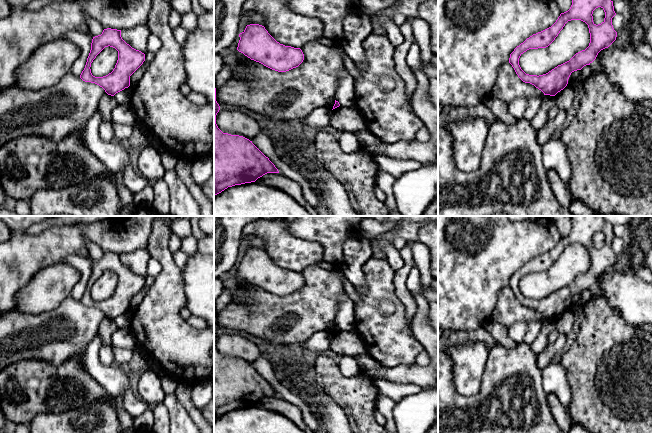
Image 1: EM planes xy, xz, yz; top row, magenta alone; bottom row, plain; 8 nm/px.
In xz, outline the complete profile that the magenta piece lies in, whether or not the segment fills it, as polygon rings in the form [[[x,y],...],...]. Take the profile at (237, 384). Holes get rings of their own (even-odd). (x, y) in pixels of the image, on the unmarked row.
[[[214,307],[214,420],[228,411],[255,406],[267,397],[279,397],[252,365],[223,357],[218,352],[216,339],[219,334]]]

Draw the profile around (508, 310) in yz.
[[[507,286],[498,293],[491,319],[497,324],[509,328],[516,322],[542,321],[544,317],[534,309],[523,306],[512,289]]]

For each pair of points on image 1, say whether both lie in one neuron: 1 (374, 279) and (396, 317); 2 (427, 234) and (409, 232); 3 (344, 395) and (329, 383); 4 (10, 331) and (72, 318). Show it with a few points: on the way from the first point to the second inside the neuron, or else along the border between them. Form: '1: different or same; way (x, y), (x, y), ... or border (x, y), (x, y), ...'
1: same; way (383, 288), (398, 303), (398, 308)
2: different; border (420, 227), (416, 240)
3: same; way (340, 391), (333, 384)
4: same; way (25, 331), (57, 331)

